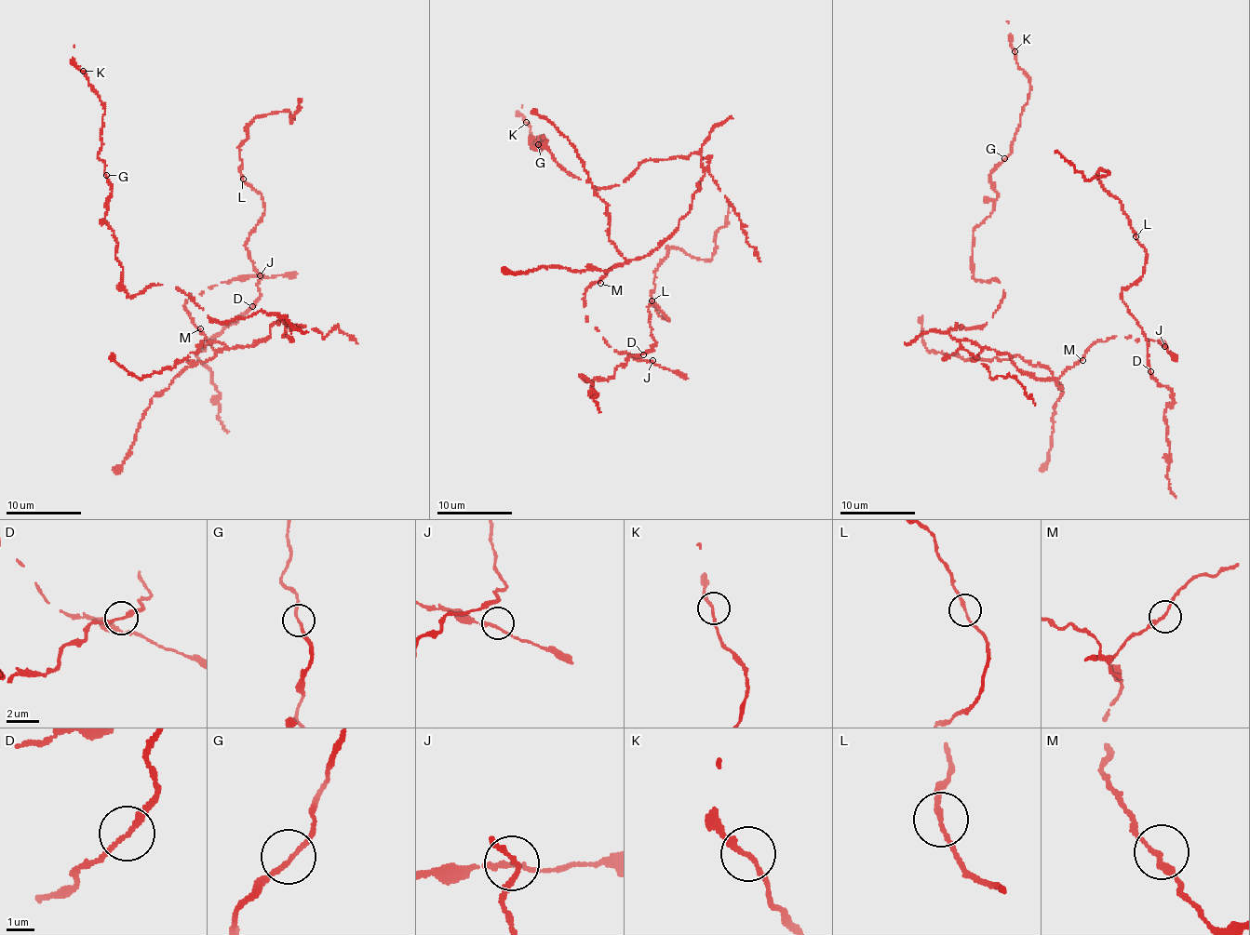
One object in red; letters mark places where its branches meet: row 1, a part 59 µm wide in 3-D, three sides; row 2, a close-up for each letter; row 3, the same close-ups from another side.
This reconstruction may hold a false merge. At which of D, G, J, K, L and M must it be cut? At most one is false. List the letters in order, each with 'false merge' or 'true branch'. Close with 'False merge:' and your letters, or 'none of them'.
D: true branch
G: true branch
J: true branch
K: true branch
L: true branch
M: true branch
False merge: none of them

